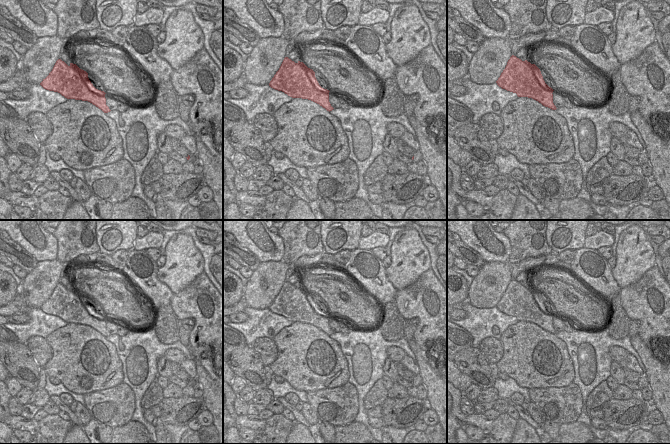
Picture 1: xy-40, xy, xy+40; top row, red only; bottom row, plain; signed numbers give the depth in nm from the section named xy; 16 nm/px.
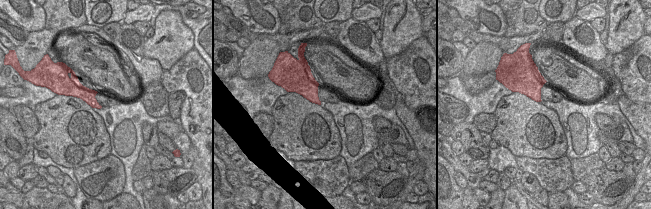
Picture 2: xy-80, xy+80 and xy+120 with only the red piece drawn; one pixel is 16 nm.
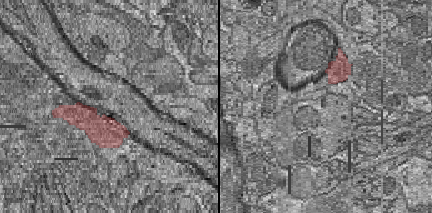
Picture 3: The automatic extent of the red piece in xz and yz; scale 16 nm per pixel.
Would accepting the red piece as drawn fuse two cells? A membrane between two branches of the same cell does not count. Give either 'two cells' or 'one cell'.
two cells

